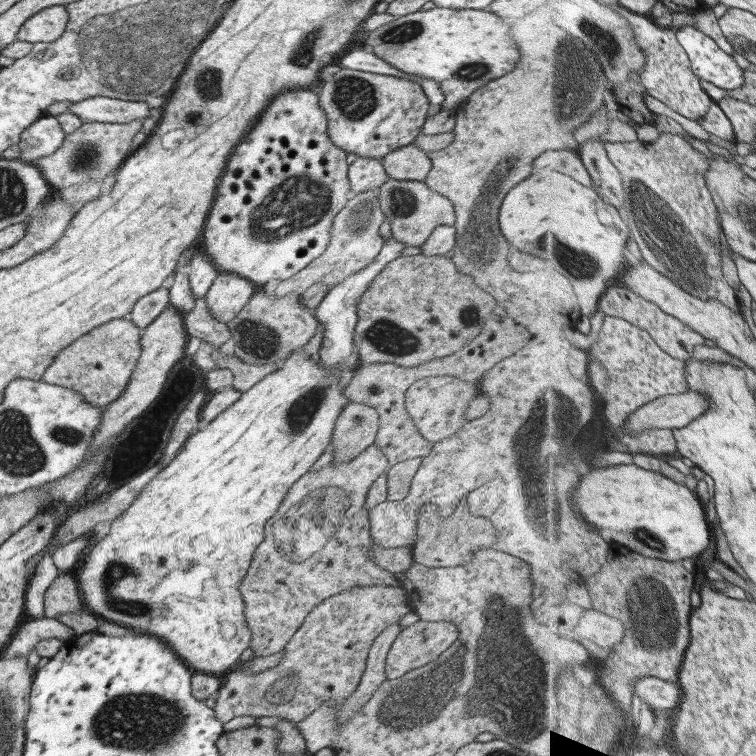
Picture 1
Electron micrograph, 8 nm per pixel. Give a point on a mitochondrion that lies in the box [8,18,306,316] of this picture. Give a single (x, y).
(208, 82)

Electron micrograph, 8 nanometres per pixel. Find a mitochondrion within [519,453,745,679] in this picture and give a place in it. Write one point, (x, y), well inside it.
(659, 613)

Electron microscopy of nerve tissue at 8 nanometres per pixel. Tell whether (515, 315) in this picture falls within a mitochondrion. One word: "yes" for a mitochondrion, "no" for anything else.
no

